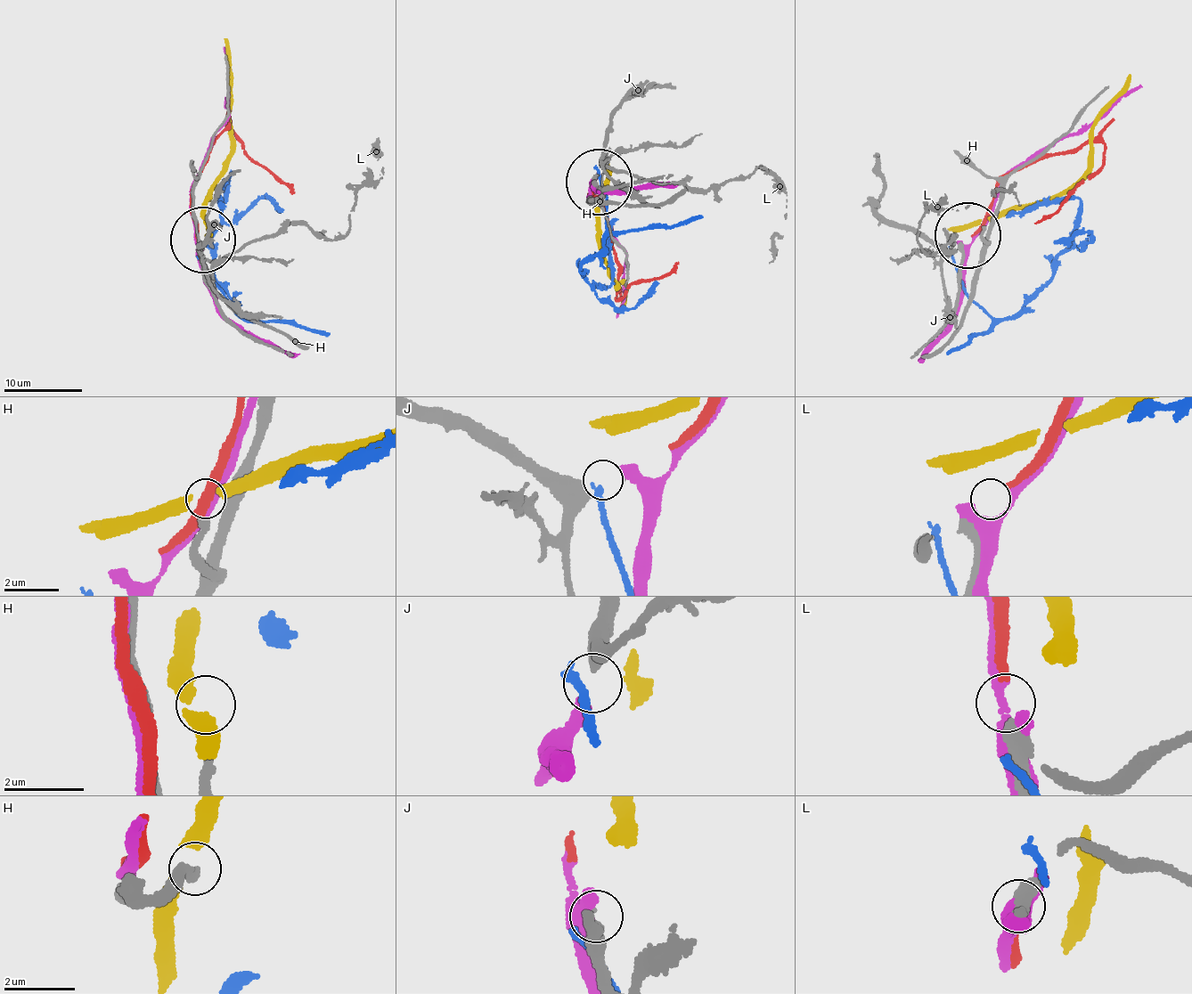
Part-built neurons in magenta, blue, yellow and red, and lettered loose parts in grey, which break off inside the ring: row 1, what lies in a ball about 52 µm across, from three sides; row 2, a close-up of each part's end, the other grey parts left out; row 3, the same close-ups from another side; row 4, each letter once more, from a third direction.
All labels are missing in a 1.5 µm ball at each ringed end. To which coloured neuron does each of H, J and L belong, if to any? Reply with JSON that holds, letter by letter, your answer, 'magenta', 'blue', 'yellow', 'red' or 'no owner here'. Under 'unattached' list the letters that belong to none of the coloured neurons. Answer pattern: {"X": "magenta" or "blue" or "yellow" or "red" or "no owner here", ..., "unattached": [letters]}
{"H": "no owner here", "J": "magenta", "L": "red", "unattached": ["H"]}

